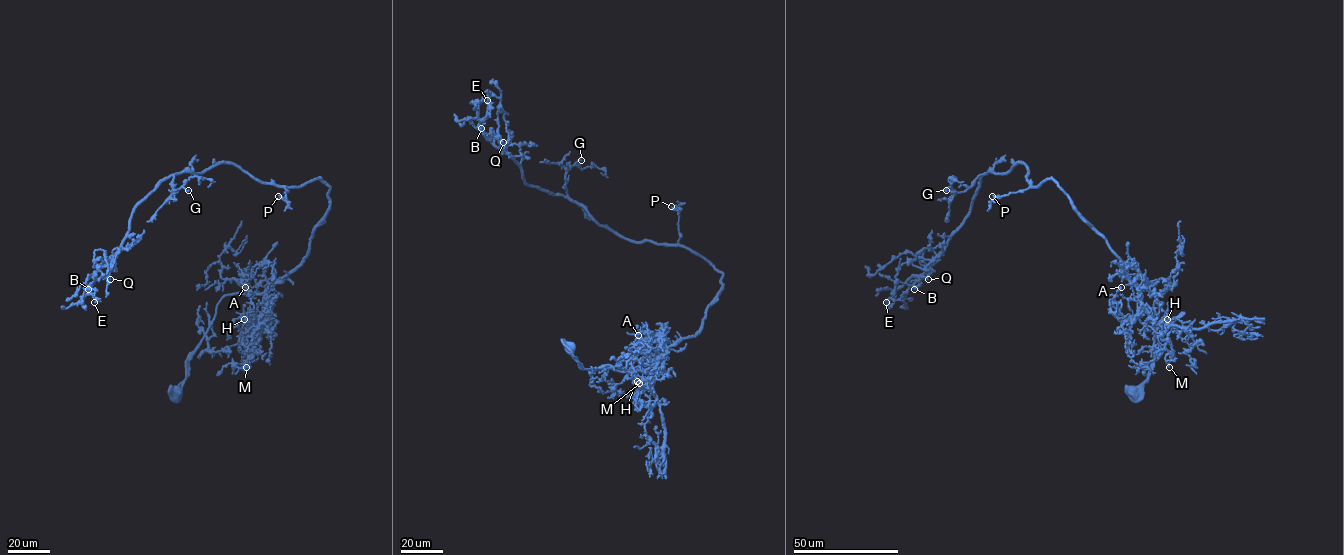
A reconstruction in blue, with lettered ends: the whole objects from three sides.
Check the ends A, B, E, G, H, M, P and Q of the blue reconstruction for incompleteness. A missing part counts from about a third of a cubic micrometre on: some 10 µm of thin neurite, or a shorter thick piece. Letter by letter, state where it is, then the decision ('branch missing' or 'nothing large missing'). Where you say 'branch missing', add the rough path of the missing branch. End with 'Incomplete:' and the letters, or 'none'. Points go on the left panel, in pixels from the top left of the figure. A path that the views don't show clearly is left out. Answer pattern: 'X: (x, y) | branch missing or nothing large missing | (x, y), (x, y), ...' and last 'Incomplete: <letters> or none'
A: (245, 287) | nothing large missing
B: (88, 289) | nothing large missing
E: (94, 302) | nothing large missing
G: (188, 190) | branch missing
H: (244, 319) | nothing large missing
M: (246, 367) | nothing large missing
P: (278, 196) | branch missing
Q: (110, 279) | nothing large missing
Incomplete: G, P

